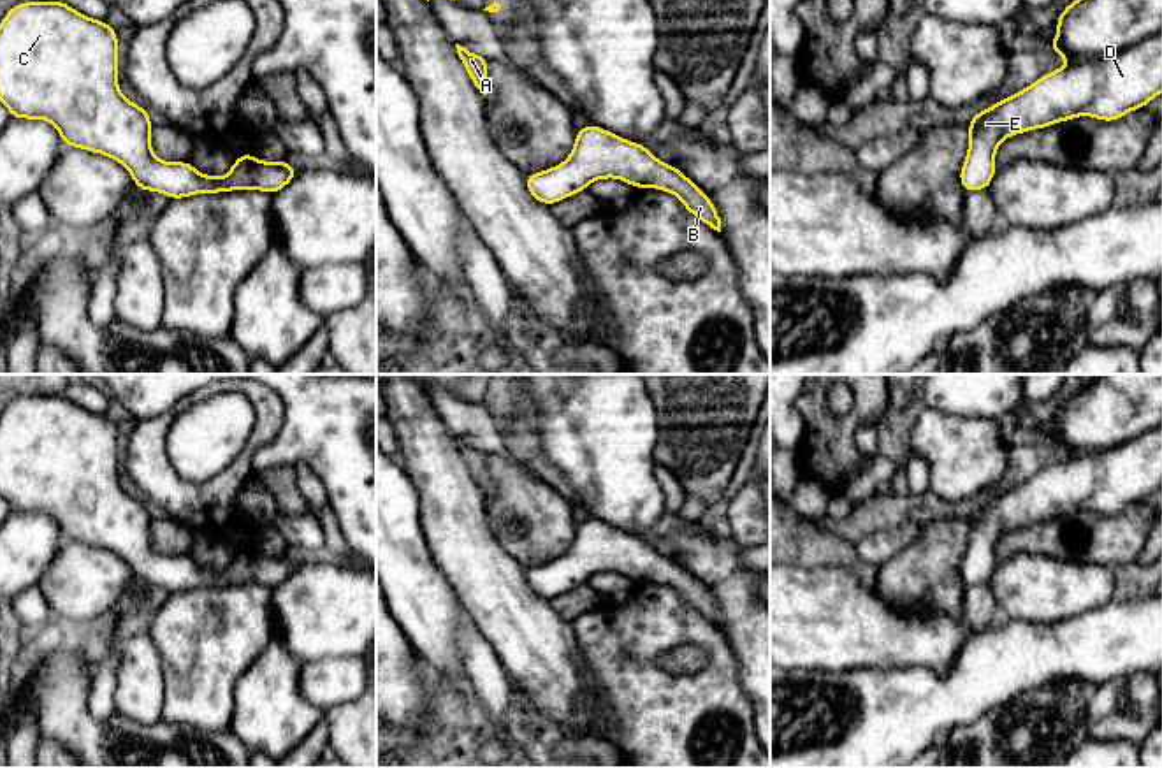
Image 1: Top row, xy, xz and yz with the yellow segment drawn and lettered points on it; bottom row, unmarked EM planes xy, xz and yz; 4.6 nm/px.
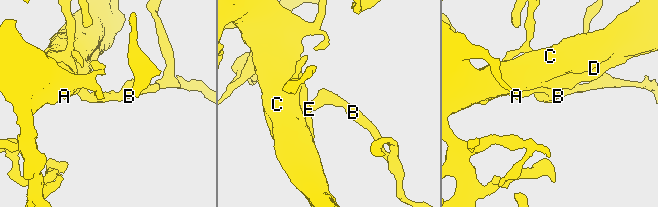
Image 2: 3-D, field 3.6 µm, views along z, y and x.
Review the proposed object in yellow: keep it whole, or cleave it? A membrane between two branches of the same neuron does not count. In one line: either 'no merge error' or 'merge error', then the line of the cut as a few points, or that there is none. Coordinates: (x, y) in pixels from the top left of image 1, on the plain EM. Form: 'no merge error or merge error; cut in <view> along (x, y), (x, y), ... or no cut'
no merge error; no cut

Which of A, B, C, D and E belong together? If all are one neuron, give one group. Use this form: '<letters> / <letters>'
A B C D E

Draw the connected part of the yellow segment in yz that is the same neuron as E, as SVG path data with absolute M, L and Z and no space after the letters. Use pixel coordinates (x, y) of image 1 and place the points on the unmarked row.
M1090 374L1090 383L1081 392L1072 394L1058 409L1057 431L1049 434L1049 443L1067 453L1069 459L1044 467L1018 487L976 506L967 517L970 531L967 552L960 562L963 585L990 580L997 566L995 545L1007 531L1079 510L1116 515L1162 487L1162 374Z

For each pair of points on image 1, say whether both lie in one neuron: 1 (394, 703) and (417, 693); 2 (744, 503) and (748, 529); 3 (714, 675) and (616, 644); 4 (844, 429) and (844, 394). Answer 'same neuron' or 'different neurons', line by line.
1: same neuron
2: same neuron
3: same neuron
4: different neurons

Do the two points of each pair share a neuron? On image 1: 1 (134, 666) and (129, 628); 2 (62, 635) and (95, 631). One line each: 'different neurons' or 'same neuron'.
1: different neurons
2: different neurons

